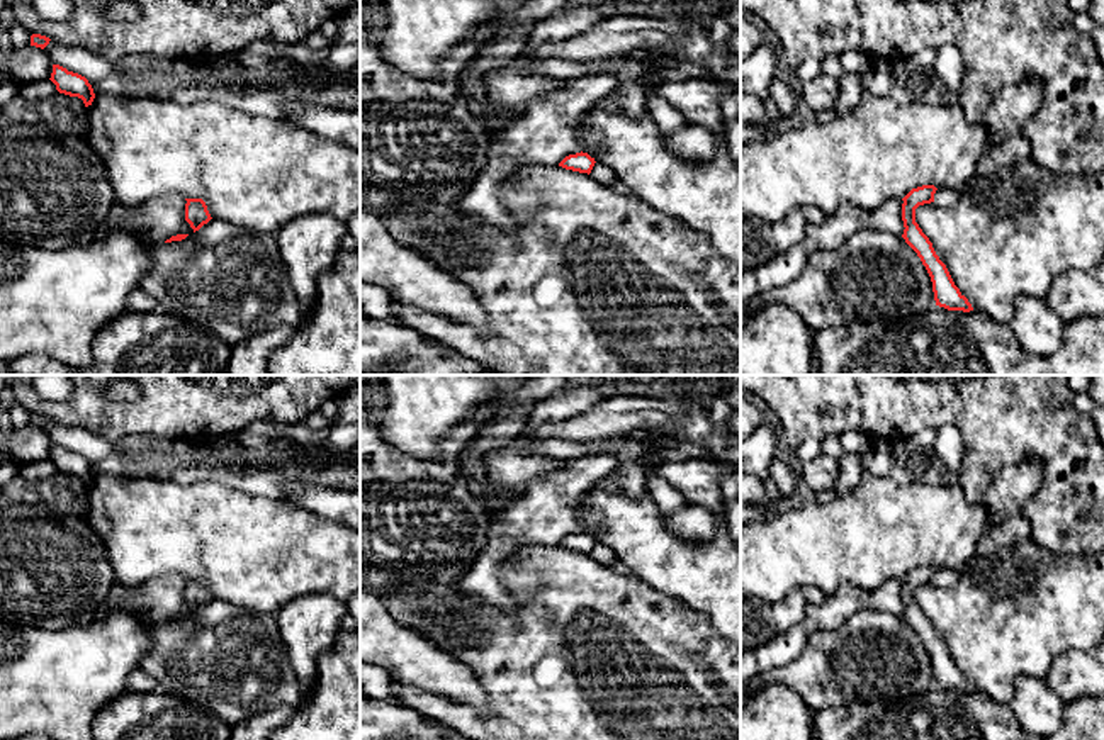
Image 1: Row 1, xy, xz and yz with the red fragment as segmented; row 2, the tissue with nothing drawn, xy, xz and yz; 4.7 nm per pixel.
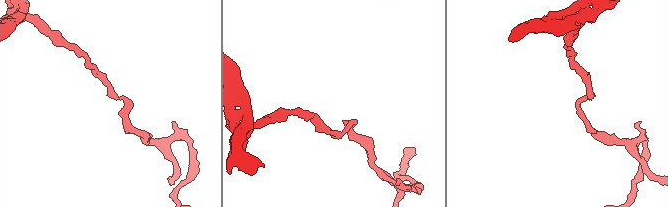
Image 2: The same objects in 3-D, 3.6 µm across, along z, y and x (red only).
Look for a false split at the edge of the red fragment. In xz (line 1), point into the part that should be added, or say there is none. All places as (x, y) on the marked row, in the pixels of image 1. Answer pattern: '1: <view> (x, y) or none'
1: none

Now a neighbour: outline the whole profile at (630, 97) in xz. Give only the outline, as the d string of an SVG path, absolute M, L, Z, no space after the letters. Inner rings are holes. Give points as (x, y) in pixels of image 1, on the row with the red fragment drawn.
M623 81L601 98L601 104L611 112L622 112L628 117L639 117L647 110L647 87L640 81Z

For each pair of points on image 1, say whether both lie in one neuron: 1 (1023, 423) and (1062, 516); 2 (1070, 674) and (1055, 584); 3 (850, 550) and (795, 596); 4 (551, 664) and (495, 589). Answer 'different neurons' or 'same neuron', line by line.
1: same neuron
2: different neurons
3: different neurons
4: different neurons

